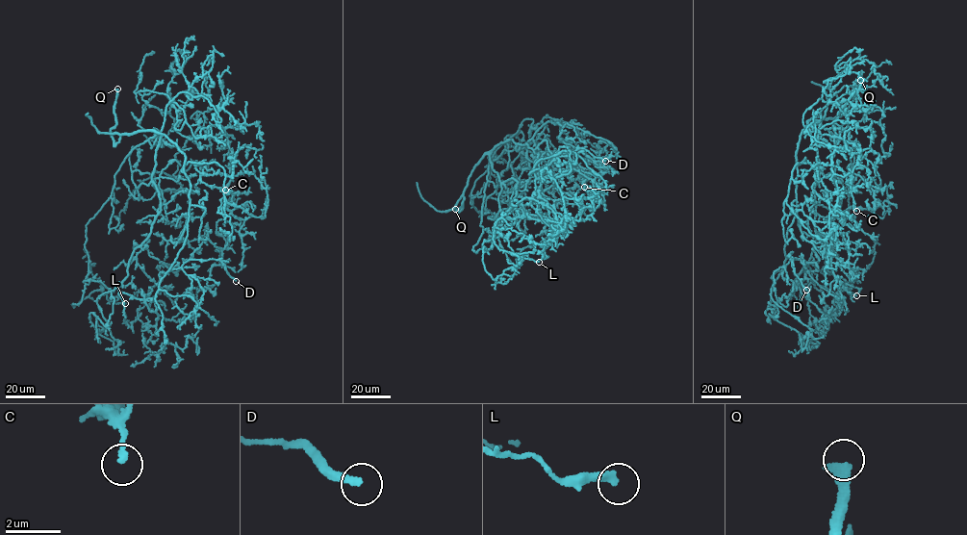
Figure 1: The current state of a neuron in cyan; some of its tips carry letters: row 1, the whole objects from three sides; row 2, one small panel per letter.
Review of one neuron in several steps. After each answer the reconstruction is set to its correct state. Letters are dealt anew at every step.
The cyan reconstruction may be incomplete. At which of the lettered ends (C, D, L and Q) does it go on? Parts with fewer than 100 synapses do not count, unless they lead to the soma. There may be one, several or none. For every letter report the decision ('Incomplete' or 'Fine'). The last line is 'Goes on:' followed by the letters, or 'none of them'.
C: Fine
D: Fine
L: Fine
Q: Incomplete
Goes on: Q

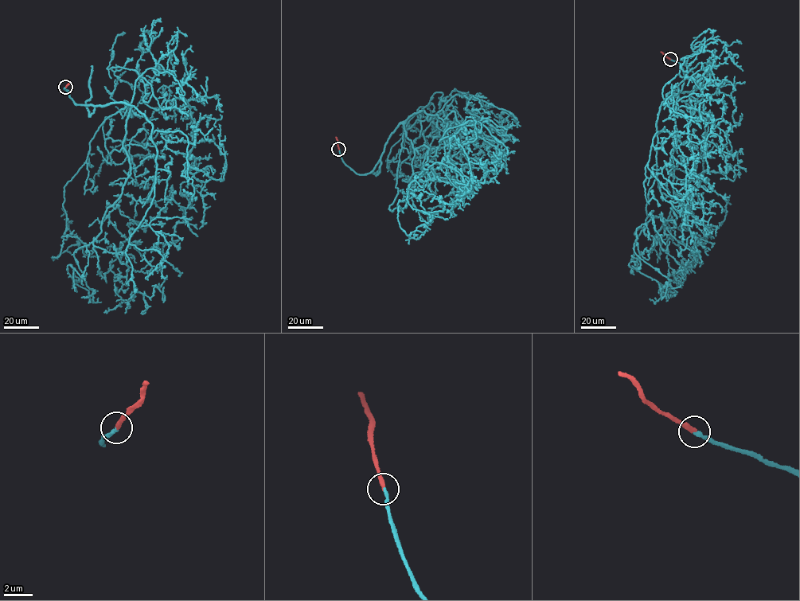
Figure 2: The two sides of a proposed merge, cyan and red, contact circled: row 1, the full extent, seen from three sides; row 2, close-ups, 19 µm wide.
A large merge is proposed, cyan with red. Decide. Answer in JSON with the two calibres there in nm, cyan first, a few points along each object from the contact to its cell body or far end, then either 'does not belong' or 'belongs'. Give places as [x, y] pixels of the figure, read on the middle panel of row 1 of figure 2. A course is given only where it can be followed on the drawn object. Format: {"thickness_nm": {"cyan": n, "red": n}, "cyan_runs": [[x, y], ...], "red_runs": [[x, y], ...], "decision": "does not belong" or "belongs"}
{"thickness_nm": {"cyan": 220, "red": 320}, "cyan_runs": [[338, 149], [357, 173], [370, 173], [403, 125], [388, 208], [399, 205], [407, 235], [426, 227], [407, 240]], "red_runs": [[338, 149], [335, 137]], "decision": "belongs"}

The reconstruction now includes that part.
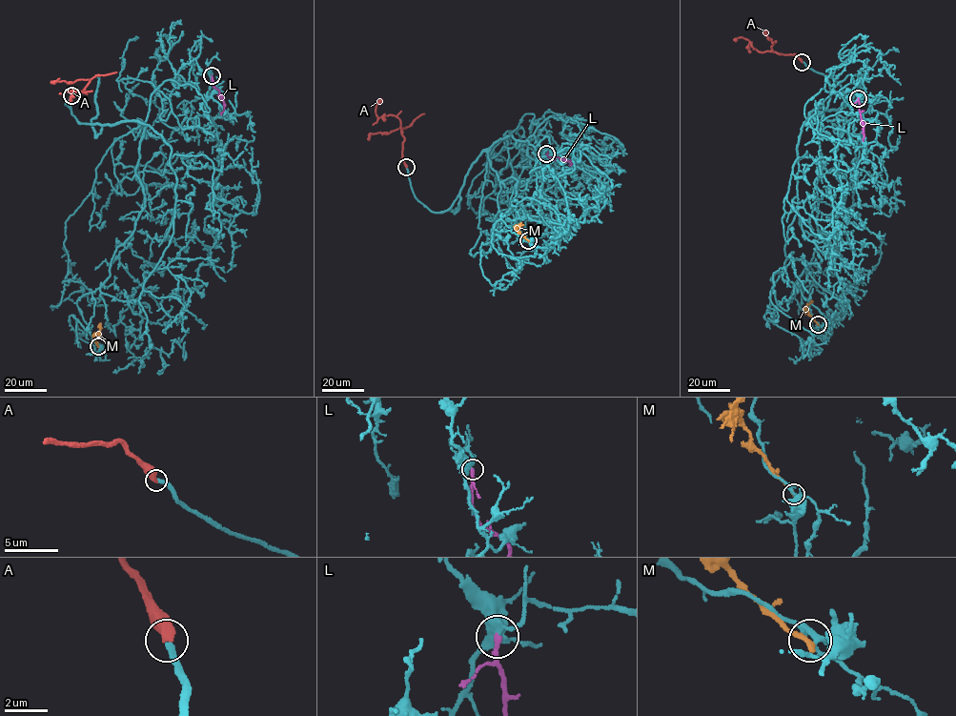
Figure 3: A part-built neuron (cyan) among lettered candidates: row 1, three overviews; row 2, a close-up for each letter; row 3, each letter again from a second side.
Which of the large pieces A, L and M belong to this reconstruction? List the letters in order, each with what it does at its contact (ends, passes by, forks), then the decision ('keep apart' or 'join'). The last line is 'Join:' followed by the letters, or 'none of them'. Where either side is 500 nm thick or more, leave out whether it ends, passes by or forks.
A: it ends; join
L: it ends; keep apart
M: it ends; keep apart
Join: A

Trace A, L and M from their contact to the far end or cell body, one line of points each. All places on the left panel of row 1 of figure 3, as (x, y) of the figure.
A: (71, 95), (72, 90), (83, 90), (87, 93), (68, 90), (79, 92)
L: (212, 75), (212, 85), (218, 91), (223, 101), (221, 114)
M: (98, 346), (94, 336), (100, 322)

